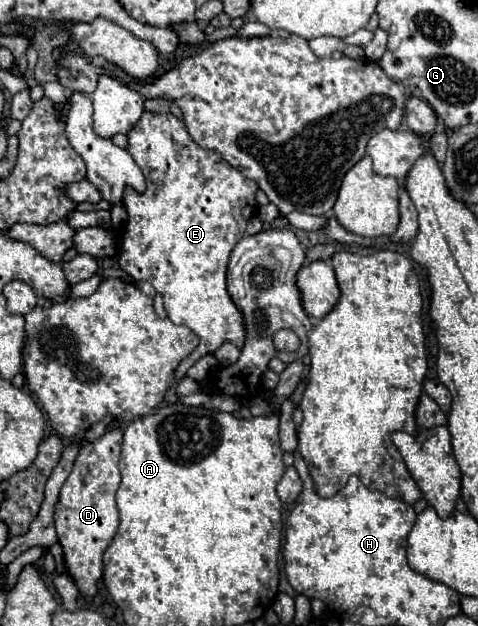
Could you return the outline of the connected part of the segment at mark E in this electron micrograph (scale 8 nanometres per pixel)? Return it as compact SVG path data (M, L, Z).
M145 111L139 123L127 133L129 147L127 151L141 167L145 179L157 187L155 195L149 201L141 201L141 195L133 189L125 191L125 209L127 209L127 225L123 227L123 245L119 251L119 267L129 273L135 281L149 281L155 291L163 295L167 317L175 325L185 325L193 333L199 335L197 349L181 361L175 371L175 377L181 379L187 369L203 355L215 353L223 343L235 343L235 347L243 349L245 343L245 327L243 327L243 313L233 303L225 275L227 275L227 261L237 245L237 241L245 235L247 221L255 215L255 193L257 183L243 177L237 169L225 163L215 151L201 149L187 133L185 125L169 115L149 113Z

